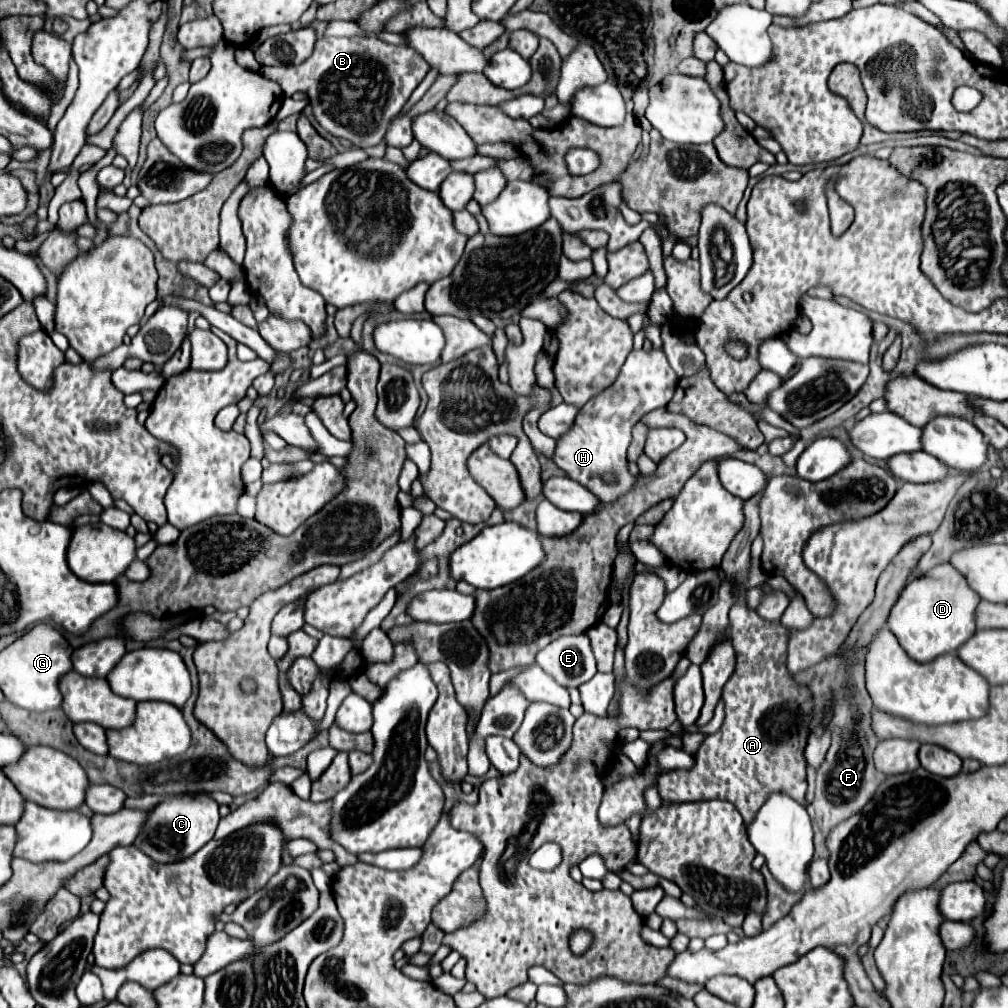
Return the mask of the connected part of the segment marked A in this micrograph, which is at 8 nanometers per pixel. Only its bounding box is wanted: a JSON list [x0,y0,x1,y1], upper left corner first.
[657,494,831,824]

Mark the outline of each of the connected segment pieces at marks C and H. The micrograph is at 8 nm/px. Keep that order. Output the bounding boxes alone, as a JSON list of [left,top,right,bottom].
[[135,794,221,864],[553,348,679,504]]

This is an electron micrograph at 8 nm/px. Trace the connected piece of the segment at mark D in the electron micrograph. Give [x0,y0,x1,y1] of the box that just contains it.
[889,564,981,662]

